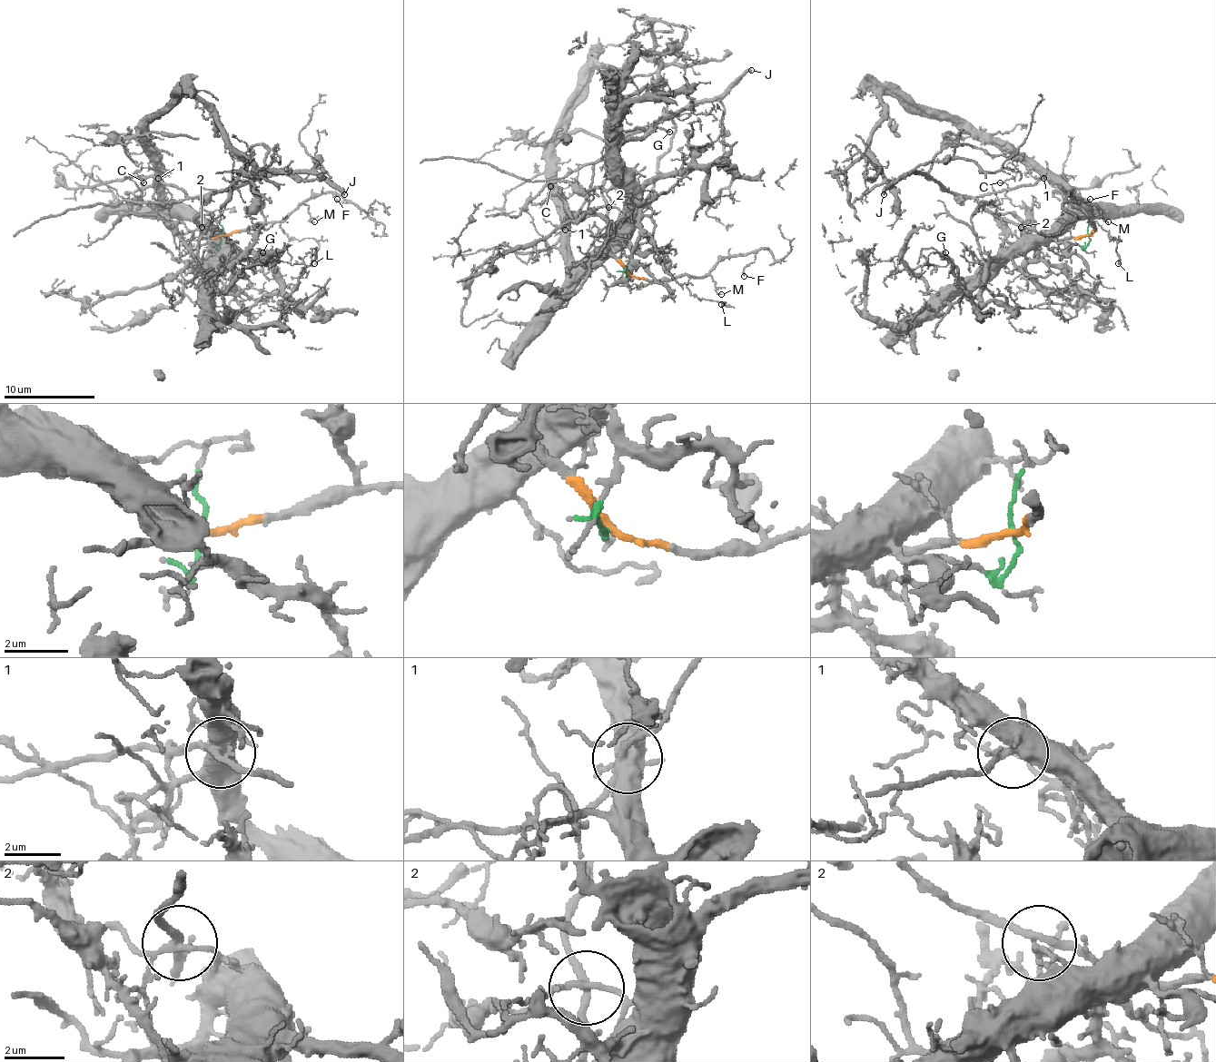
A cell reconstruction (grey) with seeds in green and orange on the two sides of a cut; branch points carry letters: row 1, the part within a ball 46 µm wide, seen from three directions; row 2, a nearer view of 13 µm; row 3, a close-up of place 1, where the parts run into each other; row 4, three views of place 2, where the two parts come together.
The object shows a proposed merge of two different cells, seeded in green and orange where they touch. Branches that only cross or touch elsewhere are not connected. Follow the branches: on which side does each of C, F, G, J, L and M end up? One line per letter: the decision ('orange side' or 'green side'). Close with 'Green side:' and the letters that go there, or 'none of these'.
C: green side
F: orange side
G: green side
J: orange side
L: orange side
M: orange side
Green side: C, G

